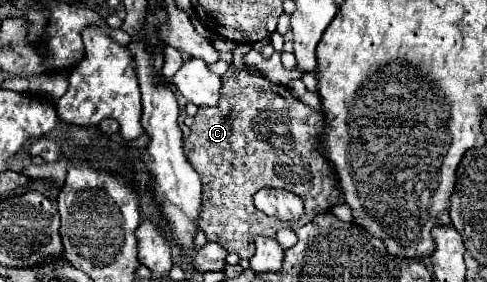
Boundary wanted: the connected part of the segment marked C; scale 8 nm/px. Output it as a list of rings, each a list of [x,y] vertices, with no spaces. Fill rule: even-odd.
[[[231,67],[223,75],[223,89],[221,89],[221,101],[215,107],[199,107],[197,115],[193,117],[191,135],[183,139],[185,143],[185,155],[189,157],[189,163],[199,173],[203,183],[203,201],[201,201],[201,213],[197,219],[199,229],[207,235],[209,241],[217,241],[223,245],[227,253],[235,253],[243,259],[249,259],[255,253],[255,237],[275,237],[279,229],[293,229],[307,225],[313,221],[319,213],[325,213],[329,207],[339,203],[339,179],[335,175],[335,169],[331,161],[319,151],[321,137],[325,131],[325,115],[311,109],[309,105],[301,103],[297,97],[293,97],[291,89],[287,85],[277,85],[265,79],[263,75],[253,75],[245,67],[241,71],[235,71]],[[261,187],[277,187],[287,189],[299,195],[305,203],[305,215],[299,221],[285,223],[275,217],[265,217],[261,211],[253,205],[253,193]]]

